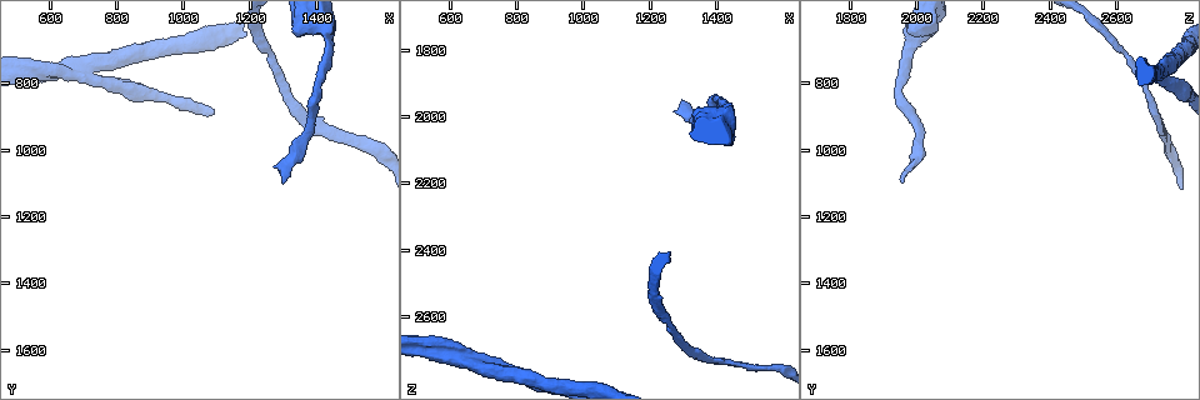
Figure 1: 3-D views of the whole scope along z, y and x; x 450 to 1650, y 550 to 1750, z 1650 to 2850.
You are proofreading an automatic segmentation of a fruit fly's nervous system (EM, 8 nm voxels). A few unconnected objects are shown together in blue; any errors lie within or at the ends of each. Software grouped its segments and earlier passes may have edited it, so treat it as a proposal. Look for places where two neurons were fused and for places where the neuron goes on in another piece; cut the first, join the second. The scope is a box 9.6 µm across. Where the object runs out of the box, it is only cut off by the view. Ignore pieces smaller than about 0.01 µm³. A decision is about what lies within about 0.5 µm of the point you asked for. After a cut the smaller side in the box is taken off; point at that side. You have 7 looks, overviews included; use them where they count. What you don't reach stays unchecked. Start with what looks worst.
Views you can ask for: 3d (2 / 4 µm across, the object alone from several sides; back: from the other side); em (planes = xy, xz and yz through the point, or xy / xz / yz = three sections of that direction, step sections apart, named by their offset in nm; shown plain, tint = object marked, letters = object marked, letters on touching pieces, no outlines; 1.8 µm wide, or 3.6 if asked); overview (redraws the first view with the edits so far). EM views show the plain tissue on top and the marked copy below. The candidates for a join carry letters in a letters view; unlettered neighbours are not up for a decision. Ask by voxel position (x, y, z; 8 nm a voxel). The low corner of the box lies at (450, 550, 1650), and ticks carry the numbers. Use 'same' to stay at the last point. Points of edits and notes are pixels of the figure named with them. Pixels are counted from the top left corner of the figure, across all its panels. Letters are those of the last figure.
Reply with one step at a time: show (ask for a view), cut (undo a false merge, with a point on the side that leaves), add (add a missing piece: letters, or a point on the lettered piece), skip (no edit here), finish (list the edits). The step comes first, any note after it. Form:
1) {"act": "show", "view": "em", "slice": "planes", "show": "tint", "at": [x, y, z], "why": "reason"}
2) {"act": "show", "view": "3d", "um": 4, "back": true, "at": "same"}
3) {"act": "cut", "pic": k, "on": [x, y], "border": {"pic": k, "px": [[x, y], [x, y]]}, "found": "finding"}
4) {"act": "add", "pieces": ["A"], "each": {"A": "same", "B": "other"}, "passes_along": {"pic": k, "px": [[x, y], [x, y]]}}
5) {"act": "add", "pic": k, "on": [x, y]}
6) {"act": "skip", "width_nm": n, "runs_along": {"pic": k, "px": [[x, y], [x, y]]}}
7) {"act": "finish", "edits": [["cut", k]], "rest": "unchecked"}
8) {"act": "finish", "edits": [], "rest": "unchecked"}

{"act": "show", "view": "3d", "um": 2, "back": true, "at": [1300, 1100, 1960], "why": "long arm stops here"}

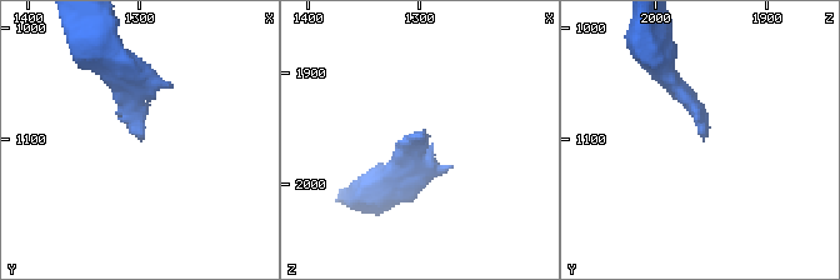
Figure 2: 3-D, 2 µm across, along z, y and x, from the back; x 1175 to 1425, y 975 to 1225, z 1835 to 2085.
{"act": "show", "view": "em", "slice": "yz", "step": 4, "show": "letters", "at": [1298, 1100, 1960]}

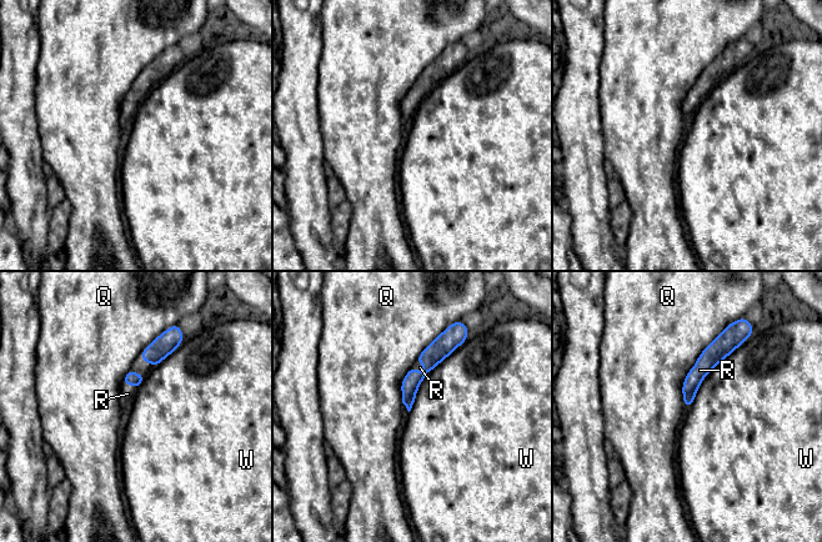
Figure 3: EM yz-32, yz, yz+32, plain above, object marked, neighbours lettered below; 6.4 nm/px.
{"act": "add", "pieces": ["R"], "each": {"Q": "other", "R": "same", "W": "other"}, "passes_along": {"pic": 3, "px": [[445, 344], [425, 366], [420, 367]]}, "found": "the neuron continues"}

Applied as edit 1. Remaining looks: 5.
{"act": "show", "view": "em", "um": 3.6, "slice": "yz", "step": 4, "show": "tint", "at": [1430, 620, 2010], "why": "calibre changes"}

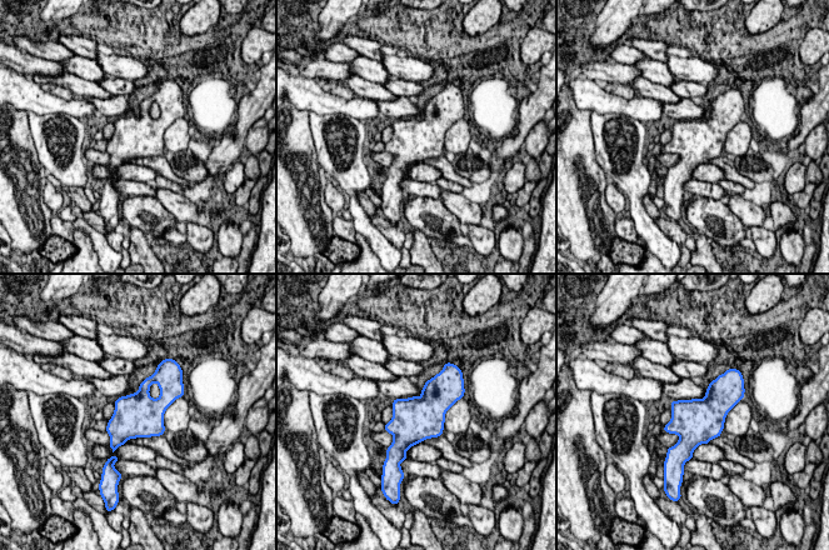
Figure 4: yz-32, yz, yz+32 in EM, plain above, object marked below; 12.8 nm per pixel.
{"act": "show", "view": "em", "um": 3.6, "slice": "planes", "show": "letters", "at": "same"}

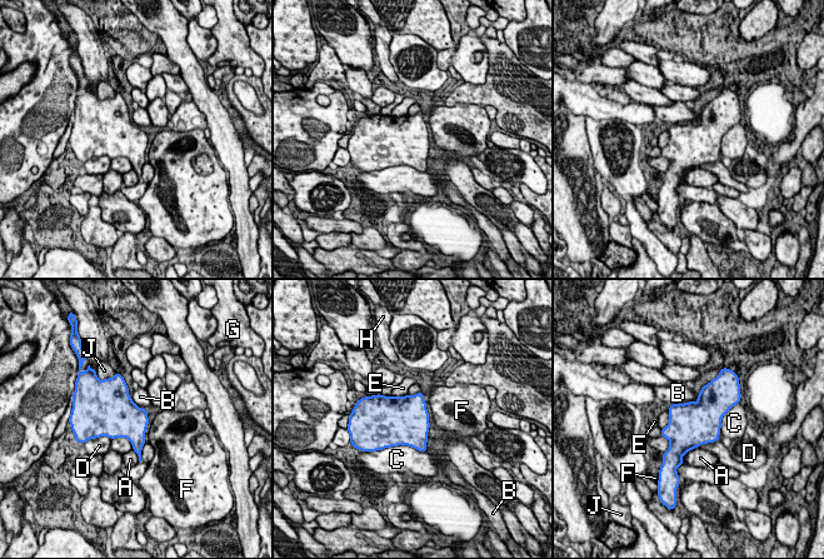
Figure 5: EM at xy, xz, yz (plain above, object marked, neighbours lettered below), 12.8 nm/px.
{"act": "skip", "each": {"A": "other", "B": "other", "C": "other", "D": "other", "E": "other", "F": "other", "G": "other", "H": "other", "J": "other"}, "border": {"pic": 5, "px": [[698, 395], [694, 400], [669, 405]]}, "found": "continuous, no second neuron"}

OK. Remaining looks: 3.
{"act": "show", "view": "em", "um": 3.6, "slice": "xz", "step": 4, "show": "letters", "at": [1550, 990, 2750], "why": "thin neck"}

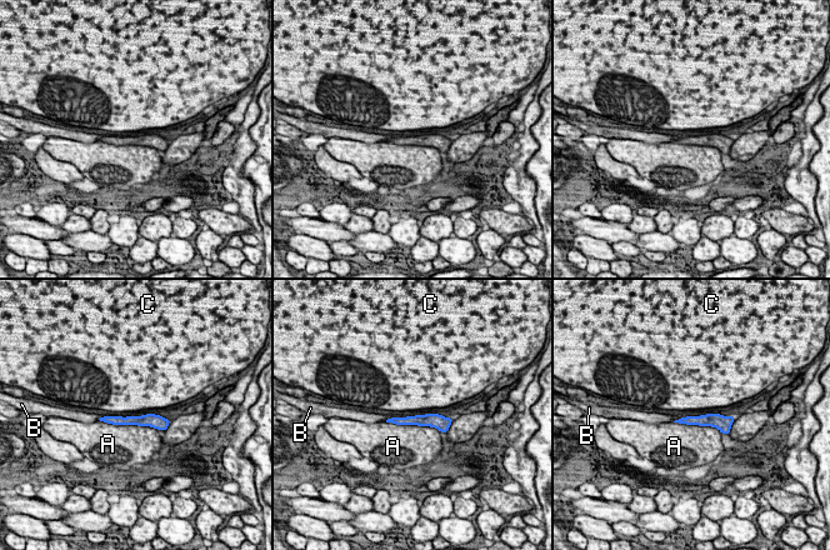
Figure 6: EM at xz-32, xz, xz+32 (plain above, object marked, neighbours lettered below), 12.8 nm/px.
{"act": "show", "view": "em", "um": 3.6, "slice": "xy", "step": 8, "show": "letters", "at": "same"}

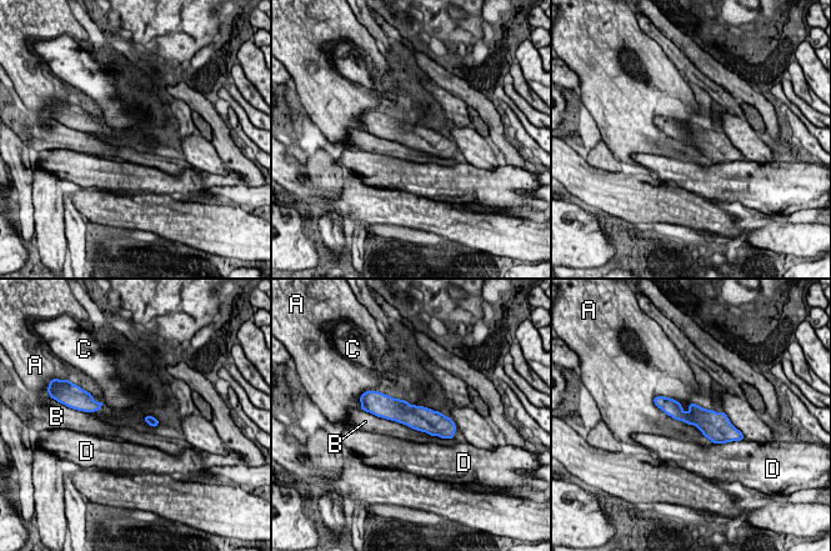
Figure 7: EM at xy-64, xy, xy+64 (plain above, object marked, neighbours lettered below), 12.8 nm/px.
{"act": "skip", "width_nm": 280, "each": {"A": "other", "B": "other", "C": "other", "D": "other"}, "runs_along": {"pic": 7, "px": [[376, 411], [401, 411], [446, 426]]}, "found": "continuous, no second neuron"}

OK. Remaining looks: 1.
{"act": "finish", "edits": [["add", 3]], "rest": "unchecked"}

